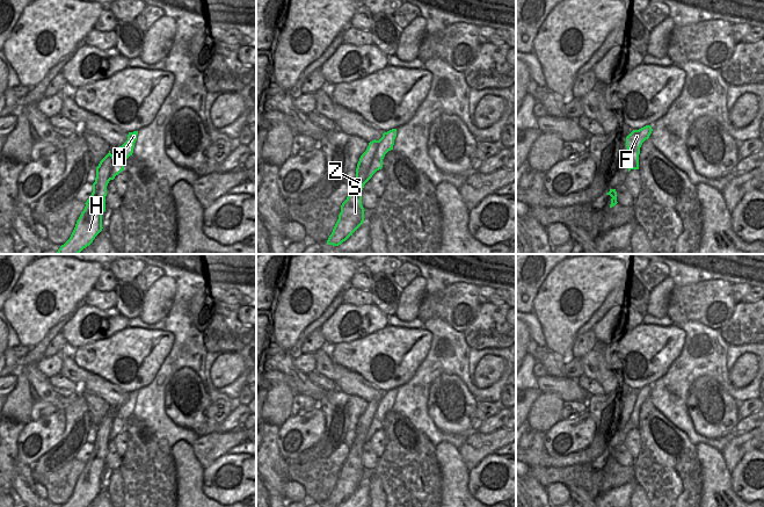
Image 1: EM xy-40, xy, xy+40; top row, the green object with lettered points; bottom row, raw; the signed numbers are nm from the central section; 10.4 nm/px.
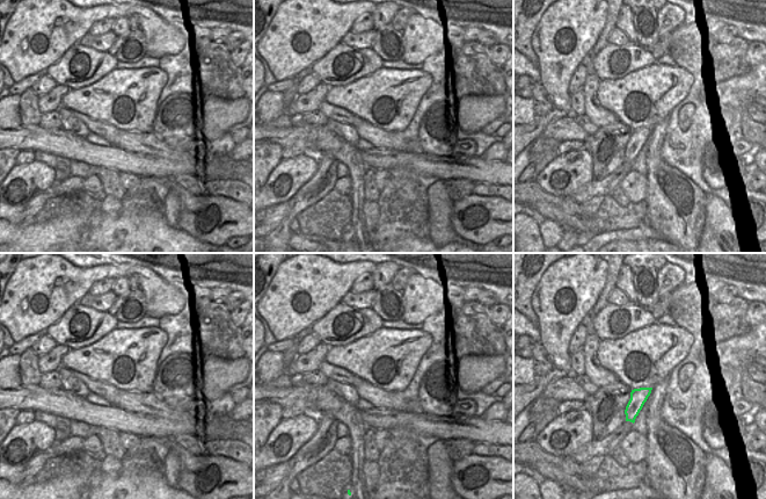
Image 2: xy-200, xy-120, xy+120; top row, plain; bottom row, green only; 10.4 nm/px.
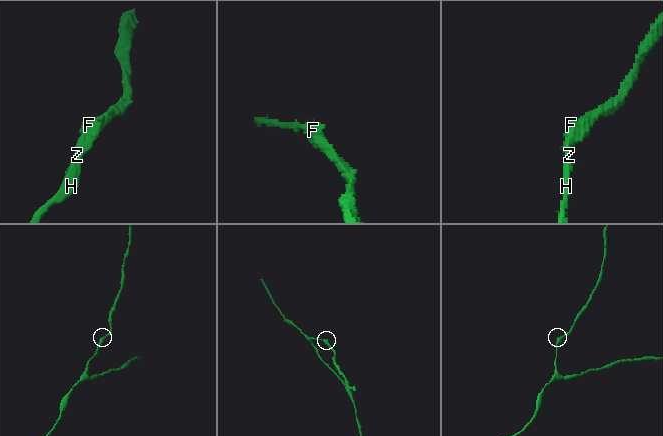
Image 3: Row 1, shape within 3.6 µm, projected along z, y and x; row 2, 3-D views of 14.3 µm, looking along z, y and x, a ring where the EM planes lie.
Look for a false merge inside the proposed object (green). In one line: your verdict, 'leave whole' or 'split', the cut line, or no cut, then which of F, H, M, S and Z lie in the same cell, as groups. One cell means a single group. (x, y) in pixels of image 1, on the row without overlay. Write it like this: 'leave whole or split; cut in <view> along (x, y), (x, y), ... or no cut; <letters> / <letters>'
leave whole; no cut; F H M S Z

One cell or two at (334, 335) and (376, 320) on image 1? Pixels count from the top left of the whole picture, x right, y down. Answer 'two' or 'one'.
one

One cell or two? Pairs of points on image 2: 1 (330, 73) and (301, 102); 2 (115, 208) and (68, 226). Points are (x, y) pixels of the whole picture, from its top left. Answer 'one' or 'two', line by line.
1: two
2: two

